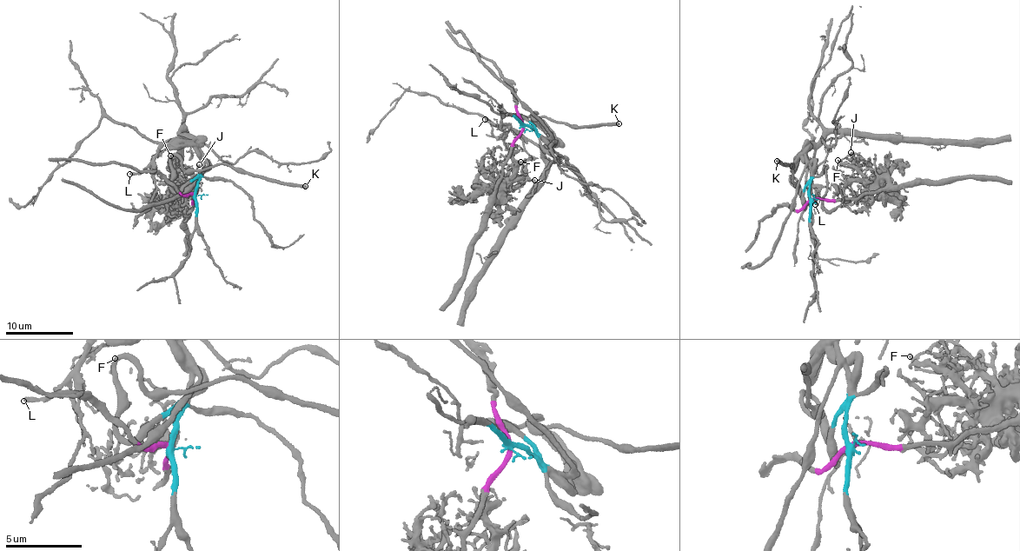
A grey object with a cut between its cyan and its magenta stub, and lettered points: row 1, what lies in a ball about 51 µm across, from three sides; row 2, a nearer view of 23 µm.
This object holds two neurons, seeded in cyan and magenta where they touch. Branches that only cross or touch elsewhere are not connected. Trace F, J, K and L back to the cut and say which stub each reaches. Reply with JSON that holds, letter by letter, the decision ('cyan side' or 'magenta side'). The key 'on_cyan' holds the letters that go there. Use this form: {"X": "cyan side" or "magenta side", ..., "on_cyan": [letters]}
{"F": "magenta side", "J": "magenta side", "K": "cyan side", "L": "cyan side", "on_cyan": ["K", "L"]}

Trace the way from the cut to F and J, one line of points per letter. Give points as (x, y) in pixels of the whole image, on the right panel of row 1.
F: (811, 200), (846, 200), (844, 189), (853, 182), (865, 180), (865, 170), (857, 167), (846, 168), (837, 160)
J: (811, 200), (846, 200), (844, 189), (853, 171), (855, 156), (850, 151)

